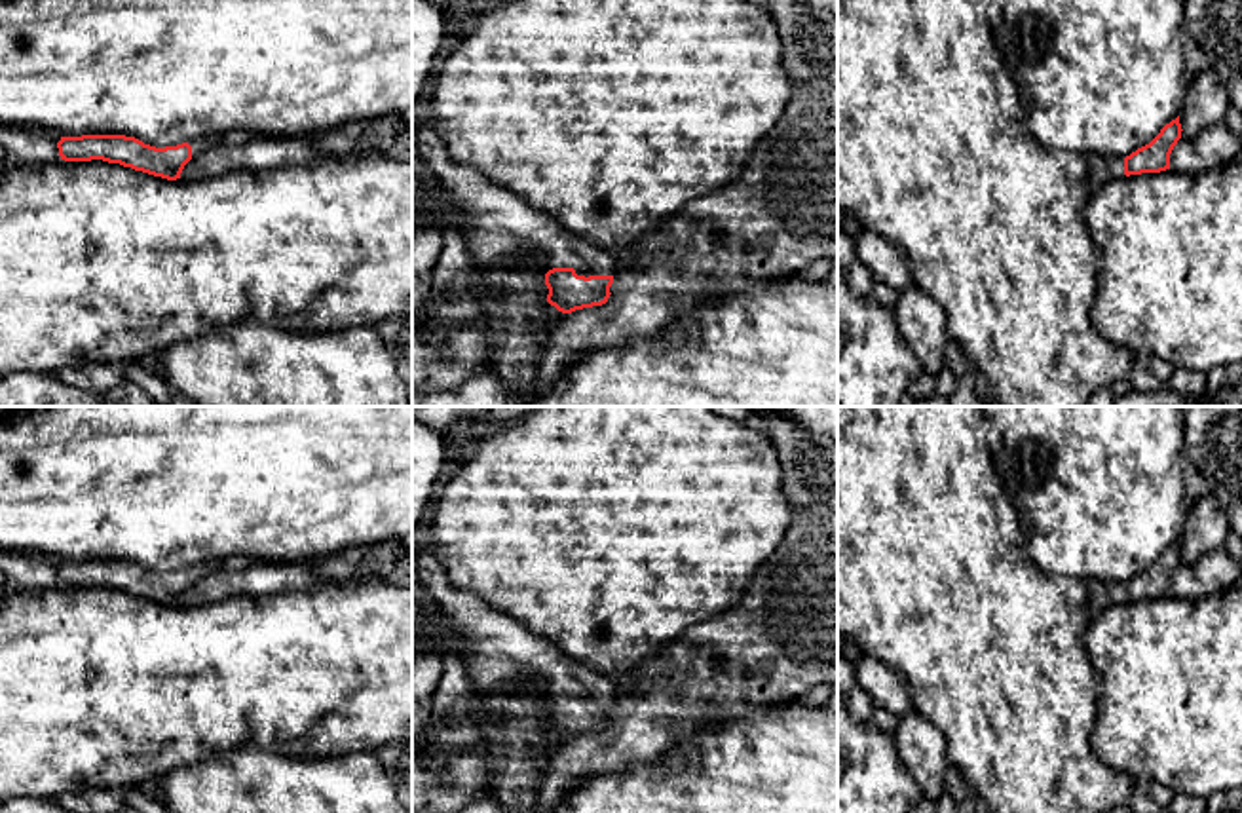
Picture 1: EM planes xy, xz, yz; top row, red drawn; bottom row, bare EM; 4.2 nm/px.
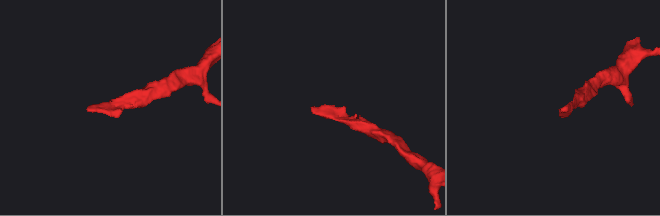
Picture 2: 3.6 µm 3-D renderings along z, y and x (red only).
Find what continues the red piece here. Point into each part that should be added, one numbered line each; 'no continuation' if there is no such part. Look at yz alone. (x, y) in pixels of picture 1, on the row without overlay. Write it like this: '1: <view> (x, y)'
1: yz (1100, 595)

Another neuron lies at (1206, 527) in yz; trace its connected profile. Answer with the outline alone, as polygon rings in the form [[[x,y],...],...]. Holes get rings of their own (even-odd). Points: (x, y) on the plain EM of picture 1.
[[[1214,494],[1198,498],[1187,513],[1185,530],[1179,538],[1181,564],[1195,564],[1212,551],[1223,549],[1231,524]]]

